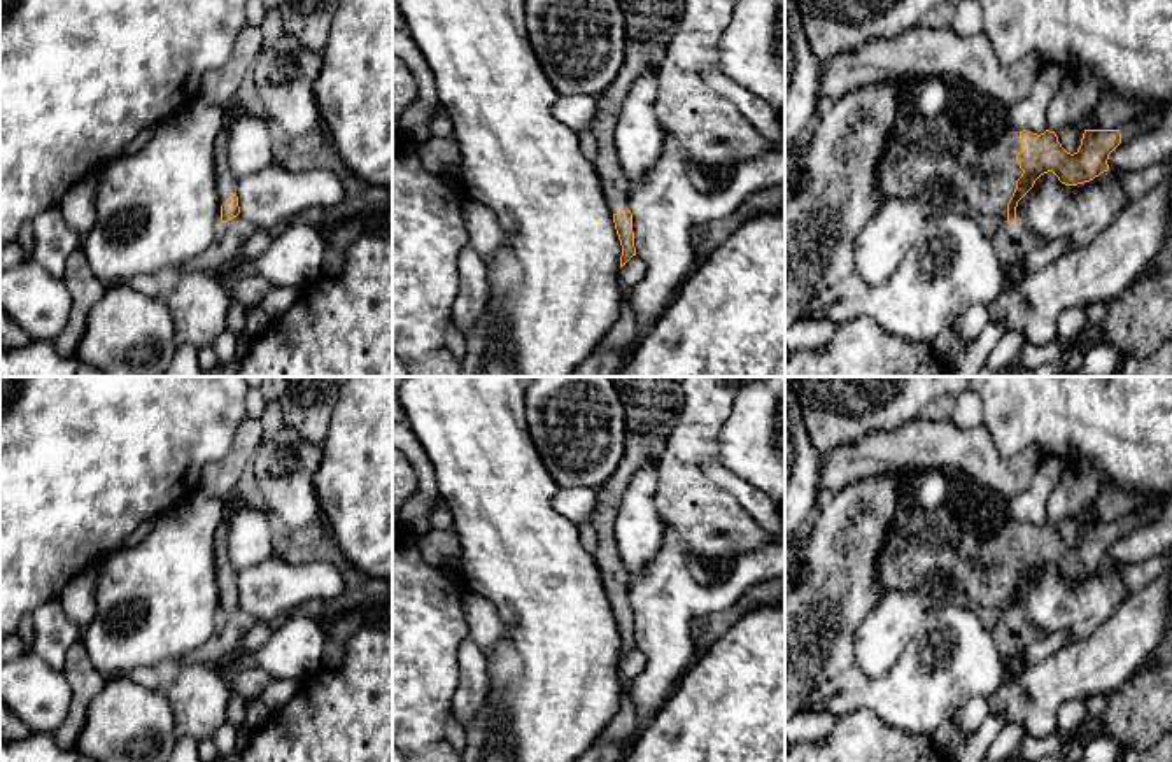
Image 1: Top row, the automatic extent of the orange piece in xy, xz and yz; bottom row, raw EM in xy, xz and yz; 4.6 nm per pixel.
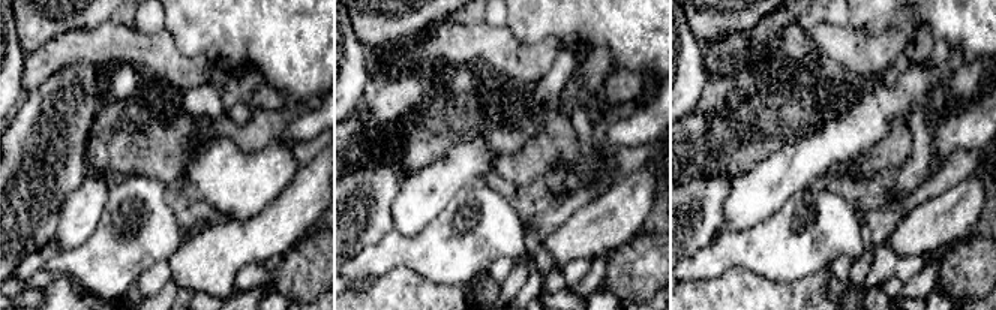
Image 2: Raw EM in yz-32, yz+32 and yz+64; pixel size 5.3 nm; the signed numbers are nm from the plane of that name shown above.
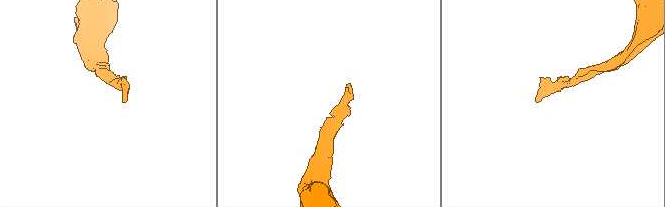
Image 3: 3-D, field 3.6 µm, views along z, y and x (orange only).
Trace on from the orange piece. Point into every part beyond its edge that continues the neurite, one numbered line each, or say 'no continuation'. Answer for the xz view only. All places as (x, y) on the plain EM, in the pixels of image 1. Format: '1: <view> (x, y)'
1: xz (650, 403)

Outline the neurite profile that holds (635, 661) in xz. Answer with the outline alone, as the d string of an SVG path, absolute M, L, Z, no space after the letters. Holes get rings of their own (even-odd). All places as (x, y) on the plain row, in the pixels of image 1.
M632 648L622 660L620 660L620 674L625 683L634 680L646 666L646 657L638 650Z

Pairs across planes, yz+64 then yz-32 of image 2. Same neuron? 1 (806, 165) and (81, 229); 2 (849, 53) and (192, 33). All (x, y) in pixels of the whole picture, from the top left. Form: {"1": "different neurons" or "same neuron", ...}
{"1": "same neuron", "2": "different neurons"}

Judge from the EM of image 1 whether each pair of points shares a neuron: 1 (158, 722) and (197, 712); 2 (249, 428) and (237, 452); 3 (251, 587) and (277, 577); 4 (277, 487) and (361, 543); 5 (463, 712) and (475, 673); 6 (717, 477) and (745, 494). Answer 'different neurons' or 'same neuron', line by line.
1: different neurons
2: same neuron
3: same neuron
4: different neurons
5: same neuron
6: same neuron

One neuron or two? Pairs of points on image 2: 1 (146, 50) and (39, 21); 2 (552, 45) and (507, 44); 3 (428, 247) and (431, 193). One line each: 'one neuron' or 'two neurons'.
1: two neurons
2: one neuron
3: two neurons

